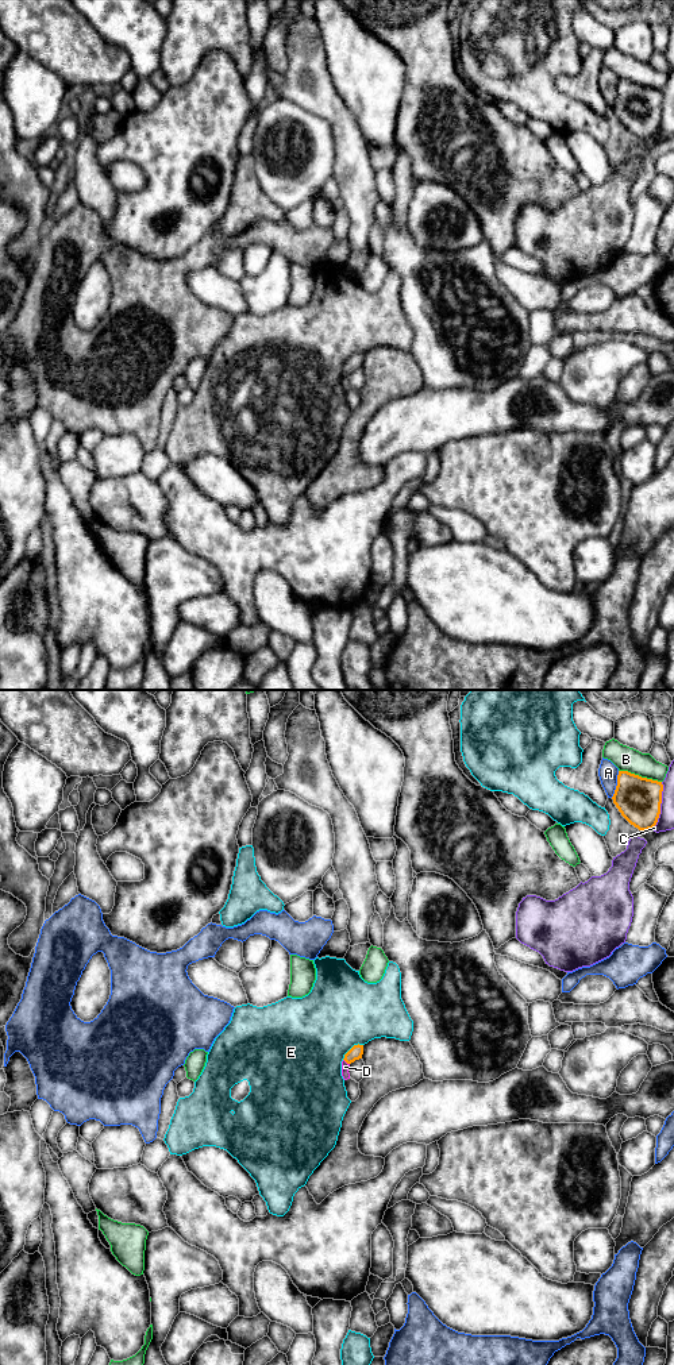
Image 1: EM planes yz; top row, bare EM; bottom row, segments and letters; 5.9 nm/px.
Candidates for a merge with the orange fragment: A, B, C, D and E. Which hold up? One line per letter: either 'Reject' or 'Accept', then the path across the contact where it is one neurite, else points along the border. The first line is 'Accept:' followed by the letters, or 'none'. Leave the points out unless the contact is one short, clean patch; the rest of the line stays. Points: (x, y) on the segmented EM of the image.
Accept: D
A: Reject
B: Reject
C: Reject
D: Accept. Path across: yz (357, 1051), (346, 1061), (345, 1067)
E: Reject

